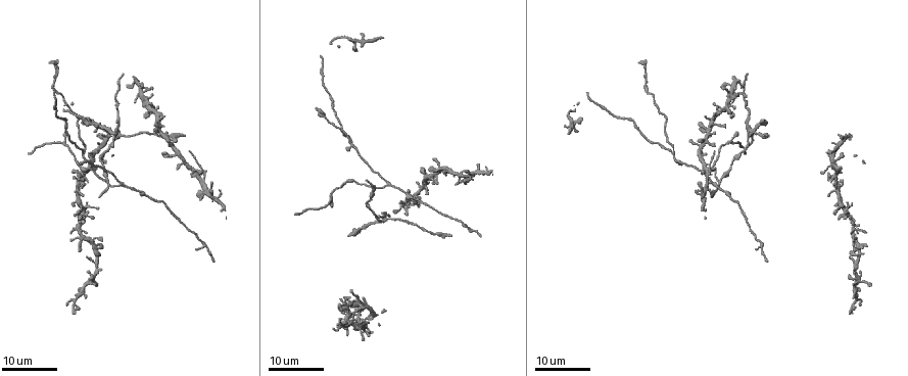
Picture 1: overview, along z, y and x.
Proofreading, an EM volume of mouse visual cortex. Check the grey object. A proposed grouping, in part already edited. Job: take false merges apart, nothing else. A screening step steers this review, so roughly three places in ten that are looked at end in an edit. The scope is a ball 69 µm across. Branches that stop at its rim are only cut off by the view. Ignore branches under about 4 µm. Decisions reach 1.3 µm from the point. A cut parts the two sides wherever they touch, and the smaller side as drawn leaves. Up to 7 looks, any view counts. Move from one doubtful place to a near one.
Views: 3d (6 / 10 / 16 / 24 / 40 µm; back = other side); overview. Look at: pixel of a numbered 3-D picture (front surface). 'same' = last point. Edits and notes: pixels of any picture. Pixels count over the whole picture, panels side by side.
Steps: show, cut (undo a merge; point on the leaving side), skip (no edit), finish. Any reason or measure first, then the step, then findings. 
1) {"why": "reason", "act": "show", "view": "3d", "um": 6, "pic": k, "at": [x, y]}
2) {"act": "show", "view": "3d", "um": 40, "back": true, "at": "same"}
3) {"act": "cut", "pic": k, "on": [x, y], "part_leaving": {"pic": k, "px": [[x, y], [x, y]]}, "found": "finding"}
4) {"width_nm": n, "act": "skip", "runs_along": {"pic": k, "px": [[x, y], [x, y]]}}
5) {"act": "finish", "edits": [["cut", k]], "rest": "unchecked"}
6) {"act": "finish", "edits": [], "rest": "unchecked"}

{"why": "three arms meet", "act": "show", "view": "3d", "um": 16, "pic": 1, "at": [718, 179]}

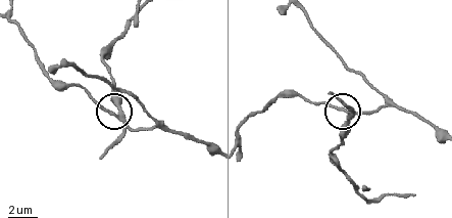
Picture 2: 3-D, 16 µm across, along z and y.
{"why": "closer look", "act": "show", "view": "3d", "um": 10, "pic": 2, "at": [119, 118]}

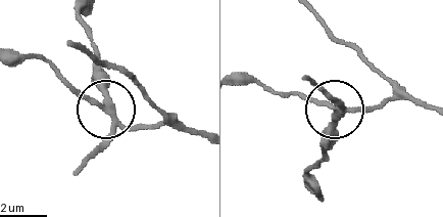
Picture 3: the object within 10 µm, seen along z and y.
{"act": "show", "view": "3d", "um": 10, "back": true, "pic": 3, "at": [334, 109]}

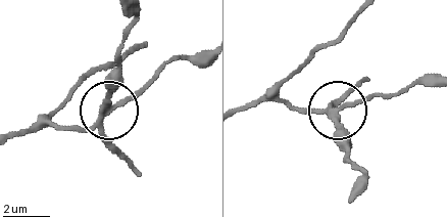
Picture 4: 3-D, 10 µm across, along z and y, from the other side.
{"act": "cut", "pic": 4, "on": [108, 88], "part_leaving": {"pic": 4, "px": [[104, 117], [104, 84], [134, 13]]}, "found": "a second neuron is stuck on"}

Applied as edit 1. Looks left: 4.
{"why": "thin arm on a thick one", "act": "show", "view": "3d", "um": 16, "pic": 1, "at": [328, 204]}

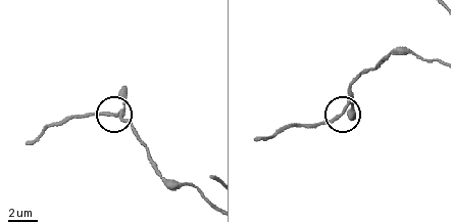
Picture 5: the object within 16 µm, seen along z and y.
{"why": "closer look", "act": "show", "view": "3d", "um": 6, "pic": 5, "at": [115, 114]}

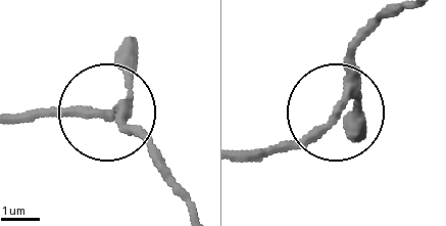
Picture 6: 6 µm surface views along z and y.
{"width_nm": 170, "act": "skip", "found": "all the same neuron"}

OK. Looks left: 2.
{"act": "show", "view": "3d", "um": 24, "pic": 1, "at": [836, 180]}

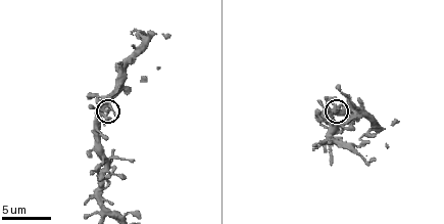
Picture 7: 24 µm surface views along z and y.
{"act": "show", "view": "3d", "um": 10, "at": "same"}

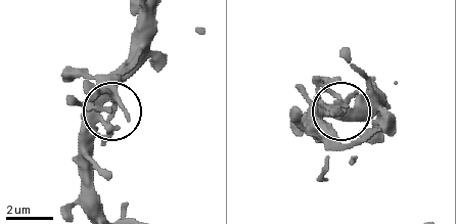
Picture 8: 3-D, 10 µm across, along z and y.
{"act": "skip", "found": "continuous, no second neuron"}

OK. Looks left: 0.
{"act": "finish", "edits": [["cut", 4]], "rest": "unchecked"}

